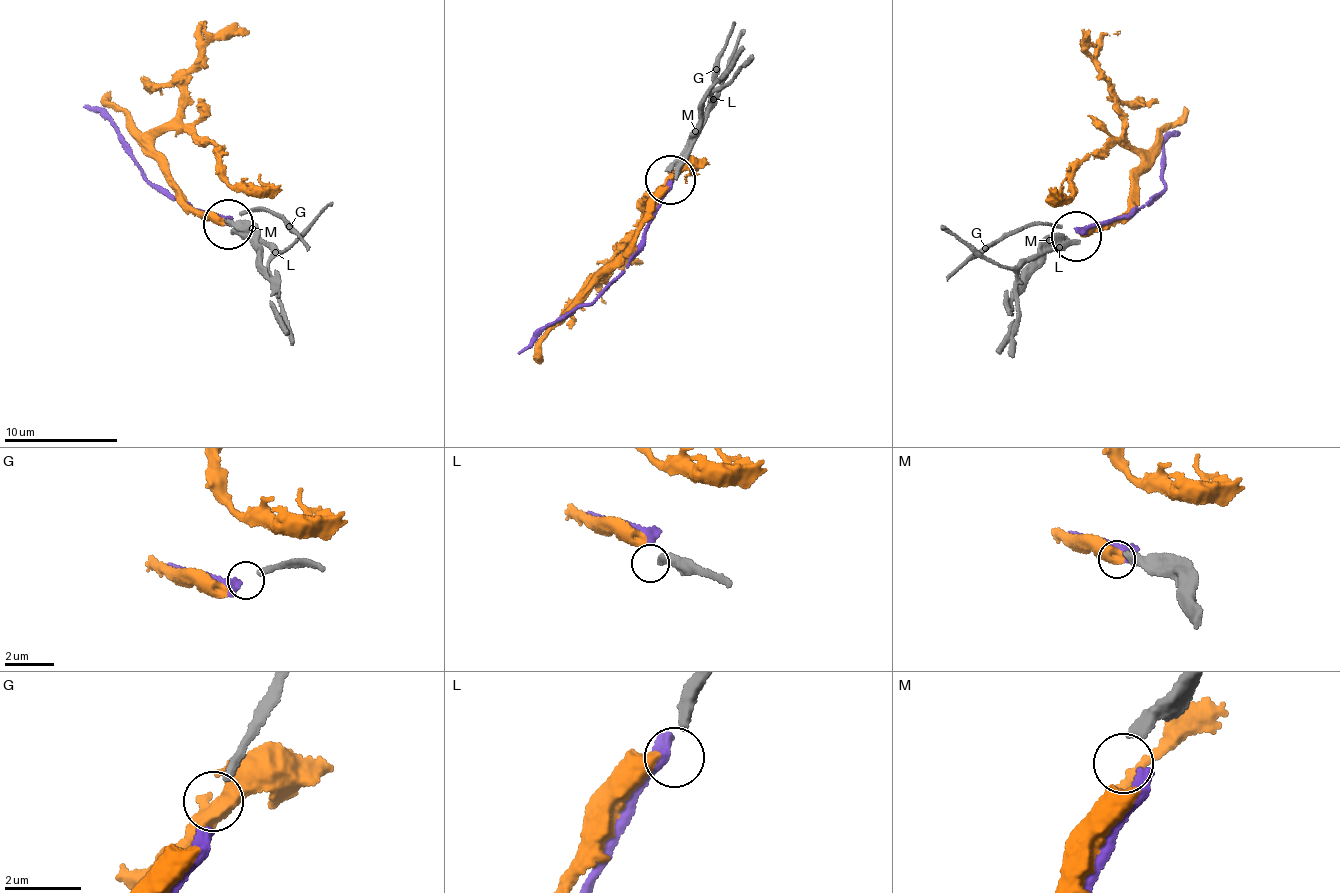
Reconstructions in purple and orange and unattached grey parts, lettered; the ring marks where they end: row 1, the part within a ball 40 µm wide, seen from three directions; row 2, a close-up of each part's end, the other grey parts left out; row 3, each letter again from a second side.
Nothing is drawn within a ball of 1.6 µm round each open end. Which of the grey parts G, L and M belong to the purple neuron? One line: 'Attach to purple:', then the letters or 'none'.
Attach to purple: G

